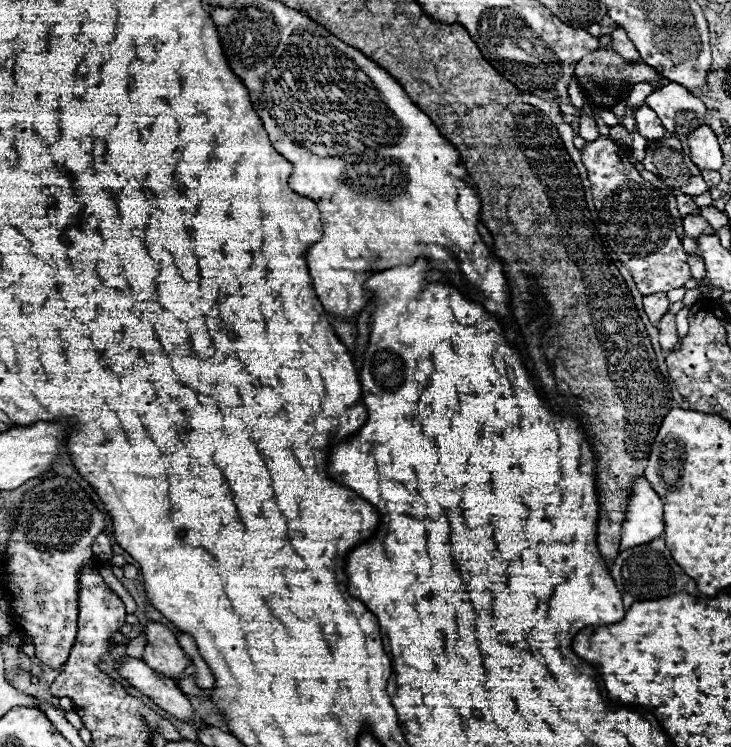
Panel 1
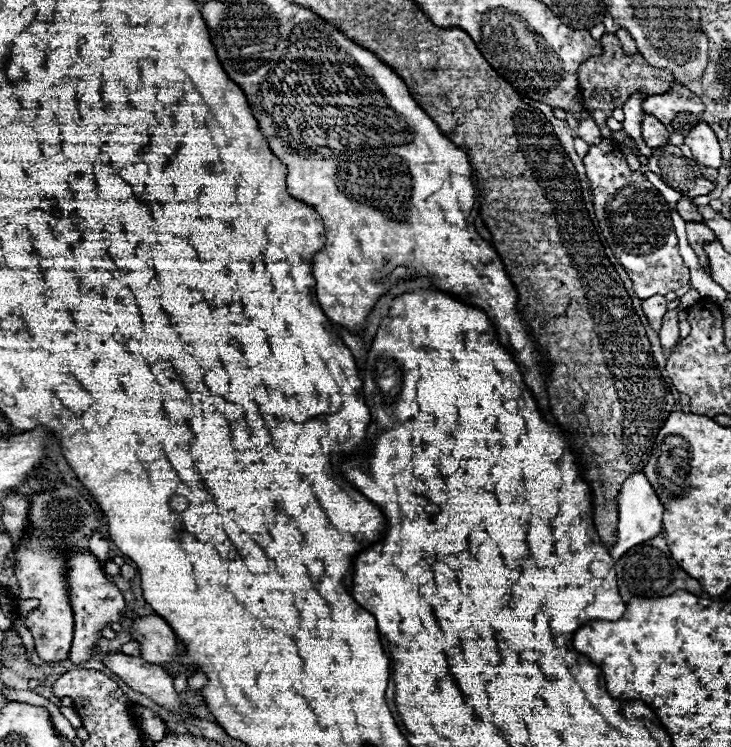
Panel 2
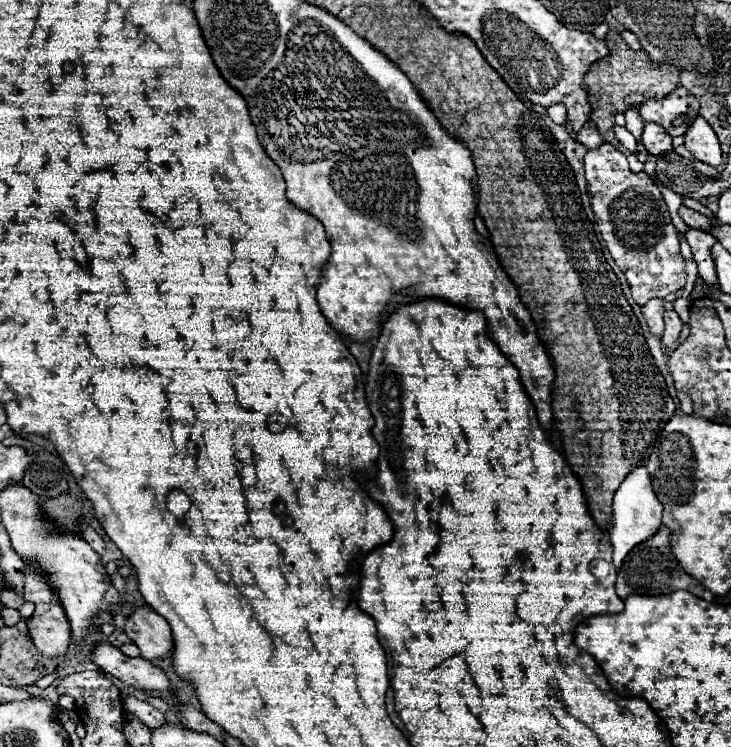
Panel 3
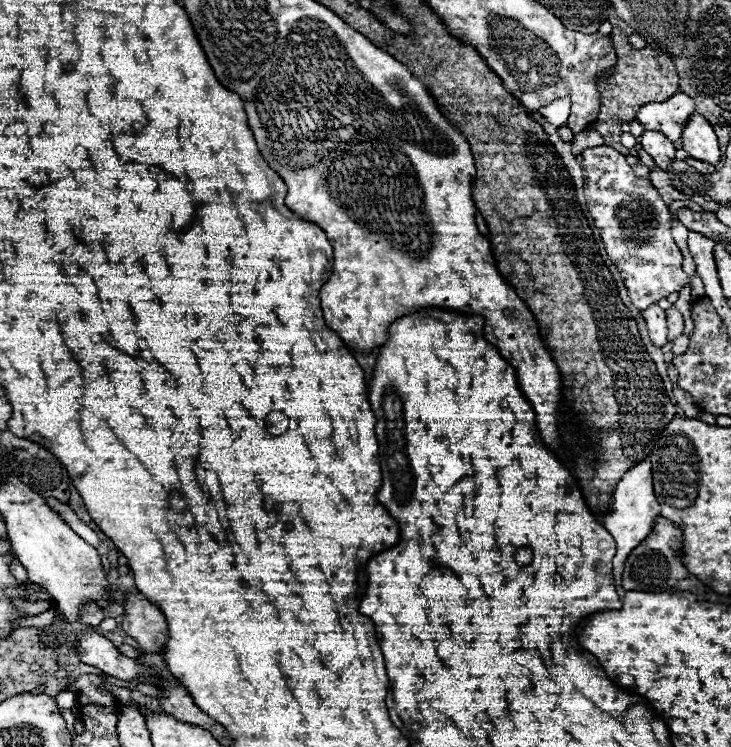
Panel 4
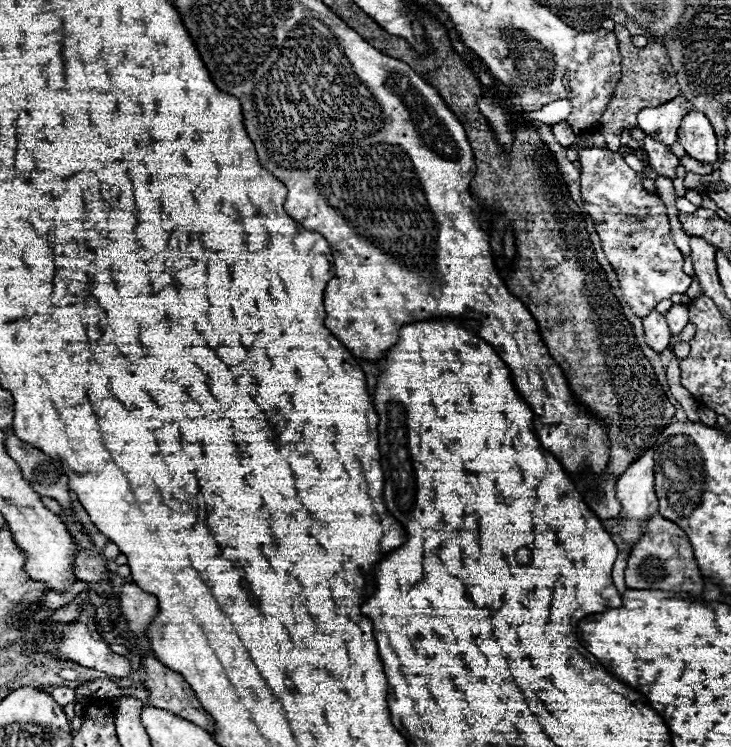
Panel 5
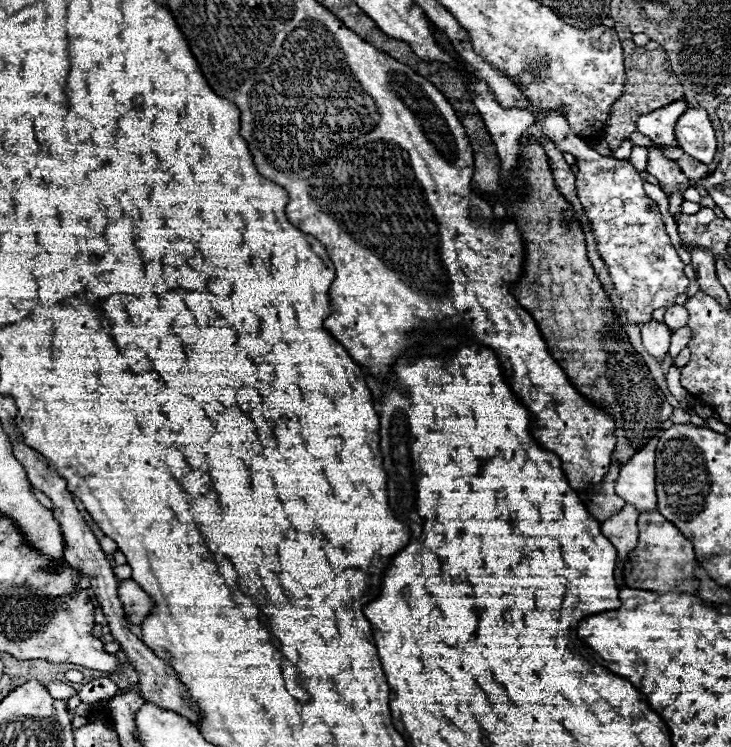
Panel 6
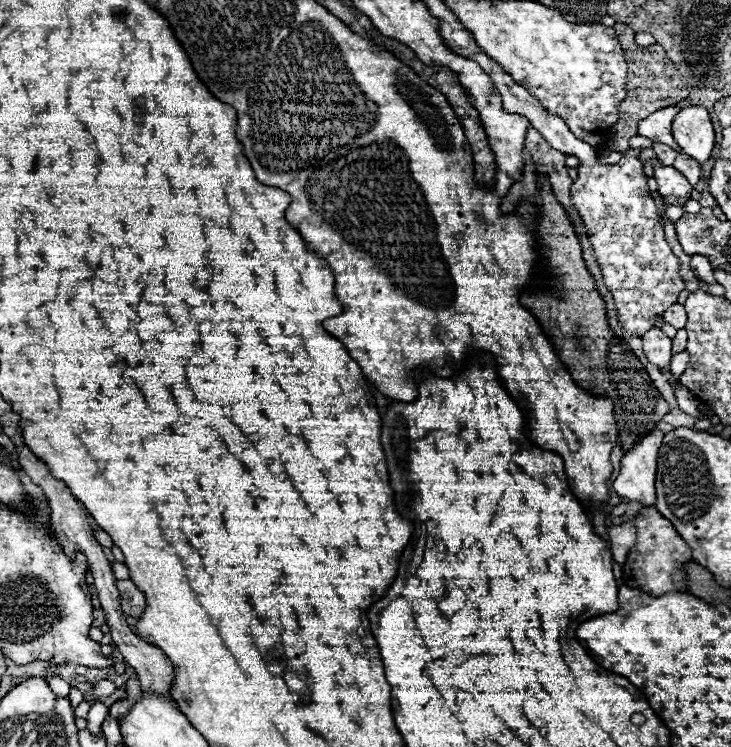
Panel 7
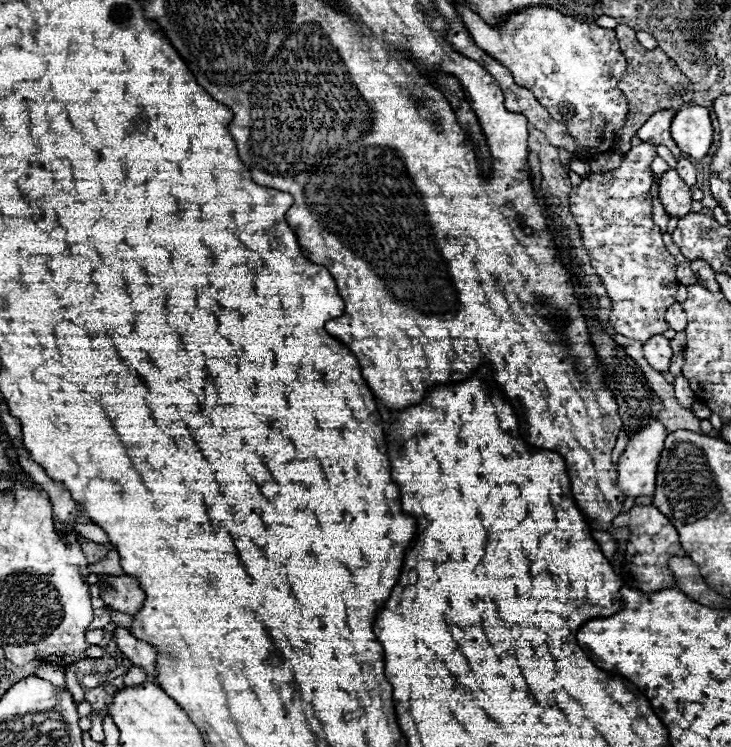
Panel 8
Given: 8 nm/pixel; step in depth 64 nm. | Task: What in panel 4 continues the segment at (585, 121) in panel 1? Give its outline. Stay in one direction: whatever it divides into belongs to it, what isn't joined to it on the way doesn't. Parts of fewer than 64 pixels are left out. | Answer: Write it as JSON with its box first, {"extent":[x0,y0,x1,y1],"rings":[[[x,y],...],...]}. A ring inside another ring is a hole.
{"extent":[572,129,604,156],"rings":[[[587,129],[581,134],[576,134],[572,140],[572,154],[578,156],[584,148],[592,148],[604,145],[603,137],[594,129]]]}

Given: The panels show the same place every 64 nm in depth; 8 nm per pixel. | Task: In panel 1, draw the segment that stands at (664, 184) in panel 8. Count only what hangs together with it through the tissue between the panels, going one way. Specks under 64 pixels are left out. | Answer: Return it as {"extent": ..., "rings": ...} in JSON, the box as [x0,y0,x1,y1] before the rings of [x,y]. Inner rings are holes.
{"extent":[636,106,666,142],"rings":[[[640,106],[636,110],[636,126],[638,126],[638,132],[648,140],[648,142],[658,142],[664,138],[666,134],[666,128],[660,124],[660,118],[648,110],[648,106]]]}

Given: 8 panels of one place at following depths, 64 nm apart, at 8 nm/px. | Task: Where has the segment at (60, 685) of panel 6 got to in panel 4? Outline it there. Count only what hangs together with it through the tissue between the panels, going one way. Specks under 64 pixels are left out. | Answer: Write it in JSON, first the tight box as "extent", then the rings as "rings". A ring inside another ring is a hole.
{"extent":[56,690,76,710],"rings":[[[62,690],[62,692],[56,694],[56,702],[58,702],[58,706],[60,706],[62,710],[74,708],[74,706],[76,706],[76,694],[72,694],[70,690]]]}

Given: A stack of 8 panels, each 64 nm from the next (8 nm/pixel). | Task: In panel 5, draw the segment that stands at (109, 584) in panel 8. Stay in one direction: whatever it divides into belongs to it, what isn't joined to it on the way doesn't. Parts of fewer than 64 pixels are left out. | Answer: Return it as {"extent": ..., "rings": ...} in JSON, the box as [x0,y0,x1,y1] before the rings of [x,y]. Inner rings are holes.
{"extent":[120,582,158,638],"rings":[[[126,582],[120,590],[120,608],[134,636],[144,638],[150,620],[158,612],[158,600],[152,594],[140,590],[134,582]]]}

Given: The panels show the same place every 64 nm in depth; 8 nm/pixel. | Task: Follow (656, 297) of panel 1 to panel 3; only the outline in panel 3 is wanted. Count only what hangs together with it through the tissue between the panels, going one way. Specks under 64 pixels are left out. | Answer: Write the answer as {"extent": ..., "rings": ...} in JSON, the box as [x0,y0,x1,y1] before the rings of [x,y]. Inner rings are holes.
{"extent":[642,300,664,338],"rings":[[[648,300],[648,304],[642,306],[642,314],[650,326],[650,332],[656,336],[656,338],[662,338],[664,334],[664,320],[662,320],[662,314],[664,314],[664,308],[662,308],[662,300]]]}

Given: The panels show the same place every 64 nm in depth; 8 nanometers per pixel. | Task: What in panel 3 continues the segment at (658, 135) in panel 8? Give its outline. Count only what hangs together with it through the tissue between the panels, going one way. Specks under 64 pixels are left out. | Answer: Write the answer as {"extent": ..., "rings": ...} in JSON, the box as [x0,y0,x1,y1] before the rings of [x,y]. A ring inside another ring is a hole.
{"extent":[640,88,698,138],"rings":[[[676,88],[664,100],[648,100],[640,106],[640,116],[644,122],[660,124],[672,138],[684,136],[692,120],[698,116],[698,100],[690,96],[688,90]]]}

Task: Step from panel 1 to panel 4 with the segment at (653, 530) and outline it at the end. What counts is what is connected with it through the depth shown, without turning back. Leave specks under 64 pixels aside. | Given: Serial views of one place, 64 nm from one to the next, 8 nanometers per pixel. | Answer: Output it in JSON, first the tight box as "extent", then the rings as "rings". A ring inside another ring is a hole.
{"extent":[604,458,660,596],"rings":[[[650,458],[638,462],[634,468],[630,468],[622,480],[618,482],[616,490],[614,490],[614,512],[604,516],[604,528],[614,536],[616,540],[616,556],[614,556],[614,584],[618,588],[618,594],[624,596],[622,590],[622,566],[624,560],[628,558],[628,554],[632,552],[632,548],[636,548],[636,544],[640,544],[640,540],[644,540],[648,536],[648,532],[652,530],[654,520],[660,516],[660,504],[654,496],[654,488],[652,488],[652,466],[650,466]]]}

